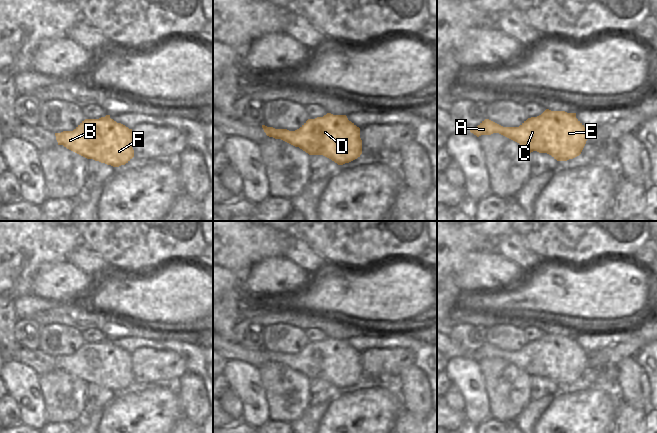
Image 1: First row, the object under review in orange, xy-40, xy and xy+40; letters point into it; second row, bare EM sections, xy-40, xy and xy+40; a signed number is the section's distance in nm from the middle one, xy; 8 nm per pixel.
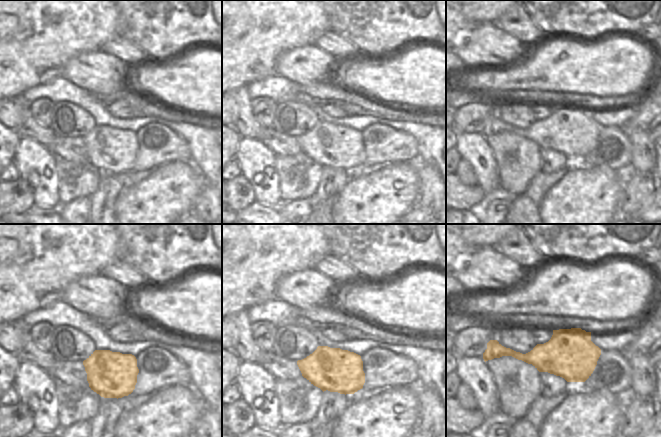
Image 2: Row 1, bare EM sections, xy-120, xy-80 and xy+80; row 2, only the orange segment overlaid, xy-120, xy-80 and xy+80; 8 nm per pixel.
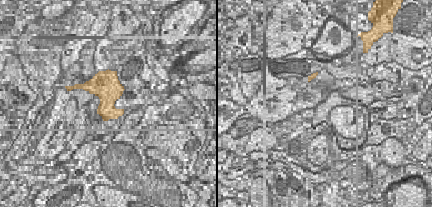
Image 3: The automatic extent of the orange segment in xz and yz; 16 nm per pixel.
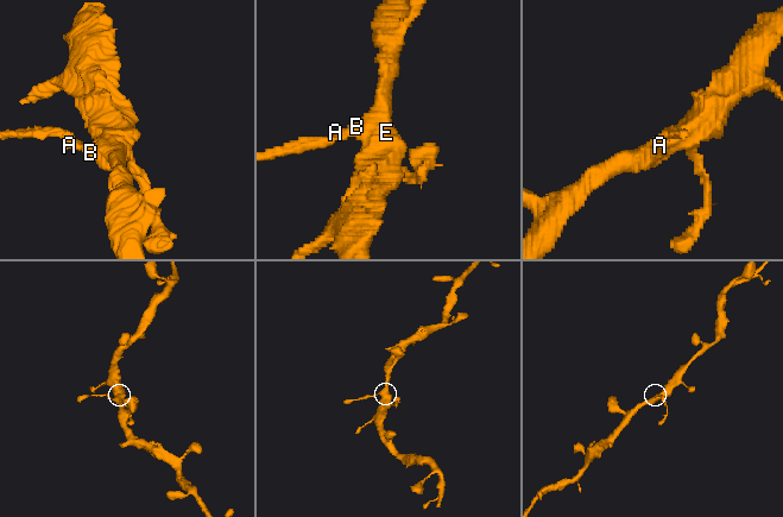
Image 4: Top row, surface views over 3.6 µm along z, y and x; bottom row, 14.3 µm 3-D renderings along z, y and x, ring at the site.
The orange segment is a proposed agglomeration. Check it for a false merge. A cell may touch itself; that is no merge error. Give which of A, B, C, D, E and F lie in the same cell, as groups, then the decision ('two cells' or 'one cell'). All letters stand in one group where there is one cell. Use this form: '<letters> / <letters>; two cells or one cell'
A B C D E F; one cell

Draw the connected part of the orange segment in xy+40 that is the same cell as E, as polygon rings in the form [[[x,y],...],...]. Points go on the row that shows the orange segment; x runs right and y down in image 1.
[[[546,109],[537,117],[528,118],[519,127],[503,127],[489,119],[470,129],[477,137],[499,133],[525,147],[530,153],[547,153],[557,161],[567,161],[579,156],[588,139],[588,129],[576,118],[576,113]]]

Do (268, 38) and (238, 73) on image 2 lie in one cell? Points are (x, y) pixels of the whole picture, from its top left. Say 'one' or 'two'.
one

